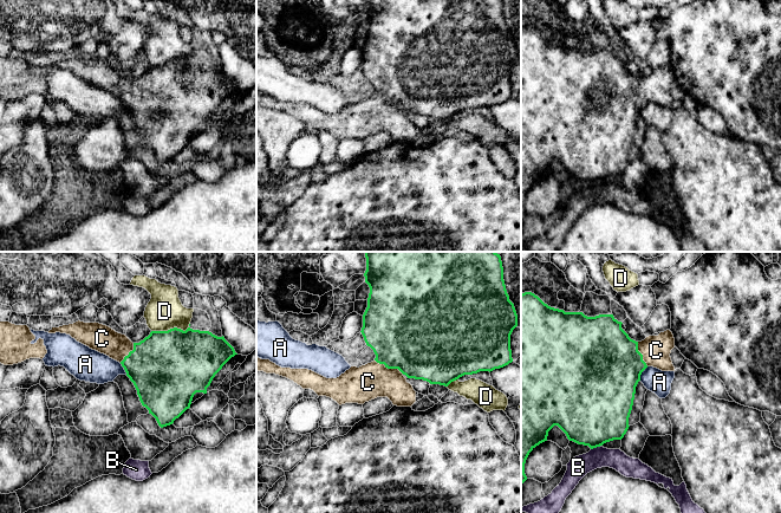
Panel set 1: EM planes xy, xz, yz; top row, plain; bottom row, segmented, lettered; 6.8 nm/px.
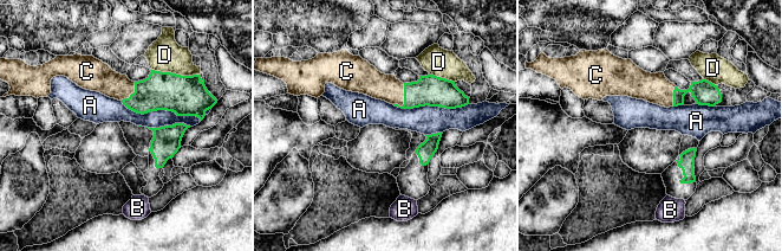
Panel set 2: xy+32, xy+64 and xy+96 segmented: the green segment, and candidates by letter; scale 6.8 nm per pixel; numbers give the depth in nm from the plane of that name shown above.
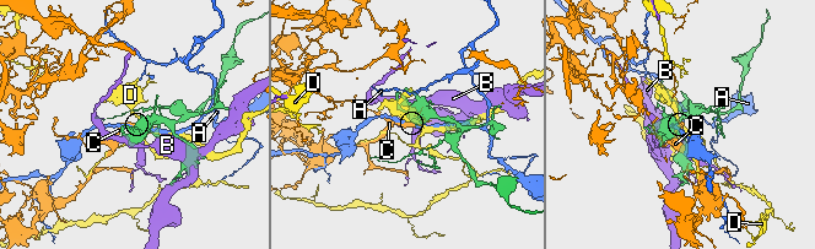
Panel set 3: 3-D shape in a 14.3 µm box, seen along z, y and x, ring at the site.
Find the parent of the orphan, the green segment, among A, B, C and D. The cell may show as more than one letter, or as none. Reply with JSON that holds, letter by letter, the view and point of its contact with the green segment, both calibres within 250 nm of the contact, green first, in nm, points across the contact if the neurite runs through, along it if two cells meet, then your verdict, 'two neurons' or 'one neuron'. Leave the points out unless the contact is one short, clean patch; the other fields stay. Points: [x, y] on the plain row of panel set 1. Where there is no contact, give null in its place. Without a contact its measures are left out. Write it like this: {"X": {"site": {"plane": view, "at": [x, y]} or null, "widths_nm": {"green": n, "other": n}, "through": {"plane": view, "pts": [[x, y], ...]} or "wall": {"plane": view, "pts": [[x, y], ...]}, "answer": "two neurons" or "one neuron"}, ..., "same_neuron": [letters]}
{"A": {"site": {"plane": "yz", "at": [640, 109]}, "widths_nm": {"green": 500, "other": 160}, "answer": "two neurons"}, "B": {"site": {"plane": "yz", "at": [596, 182]}, "widths_nm": {"green": 480, "other": 150}, "answer": "two neurons"}, "C": {"site": {"plane": "xz", "at": [389, 103]}, "widths_nm": {"green": 480, "other": 240}, "through": {"plane": "xz", "pts": [[404, 70], [389, 103], [378, 114], [368, 117]]}, "answer": "one neuron"}, "D": {"site": {"plane": "xy", "at": [171, 64]}, "widths_nm": {"green": 480, "other": 260}, "answer": "two neurons"}, "same_neuron": ["C"]}

